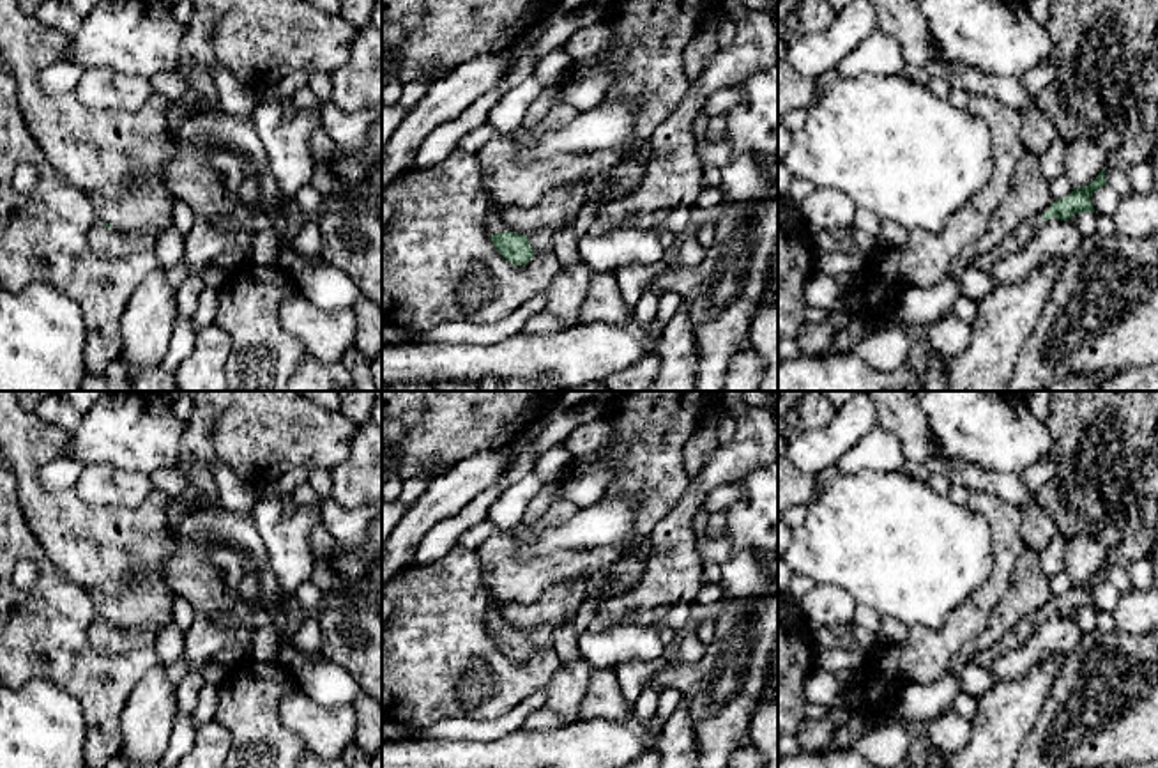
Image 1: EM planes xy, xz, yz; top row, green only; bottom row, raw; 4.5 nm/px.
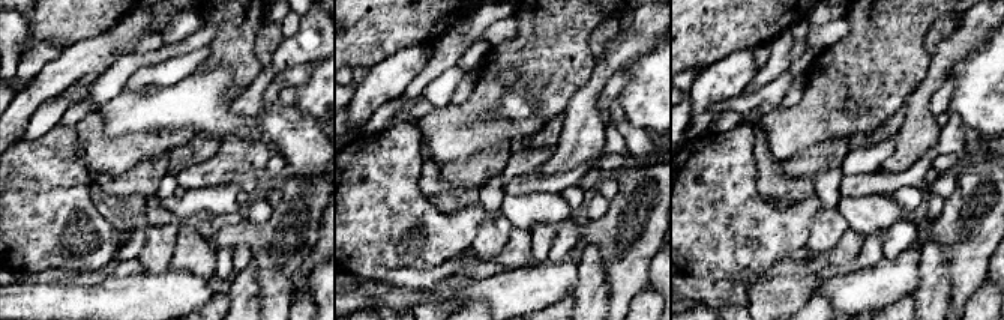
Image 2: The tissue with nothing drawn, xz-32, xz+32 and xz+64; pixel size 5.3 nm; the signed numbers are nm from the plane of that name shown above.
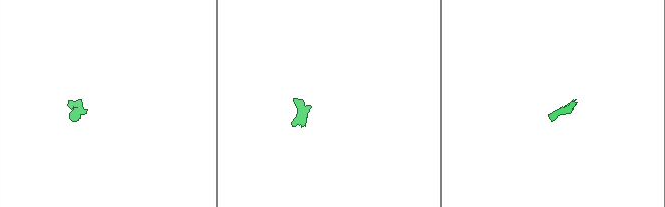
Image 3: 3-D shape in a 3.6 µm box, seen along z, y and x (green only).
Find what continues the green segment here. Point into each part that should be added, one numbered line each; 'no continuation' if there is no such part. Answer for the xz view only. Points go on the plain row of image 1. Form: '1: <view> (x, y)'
1: xz (494, 614)

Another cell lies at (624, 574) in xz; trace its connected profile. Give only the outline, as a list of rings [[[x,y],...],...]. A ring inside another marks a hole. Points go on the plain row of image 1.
[[[645,556],[621,557],[605,572],[587,577],[587,598],[594,595],[622,595],[636,586],[645,572]]]

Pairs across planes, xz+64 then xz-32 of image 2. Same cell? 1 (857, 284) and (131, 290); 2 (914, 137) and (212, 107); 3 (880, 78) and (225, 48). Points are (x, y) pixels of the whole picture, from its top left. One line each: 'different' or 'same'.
1: same
2: different
3: same

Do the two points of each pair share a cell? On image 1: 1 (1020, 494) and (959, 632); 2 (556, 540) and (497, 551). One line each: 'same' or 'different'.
1: different
2: different

